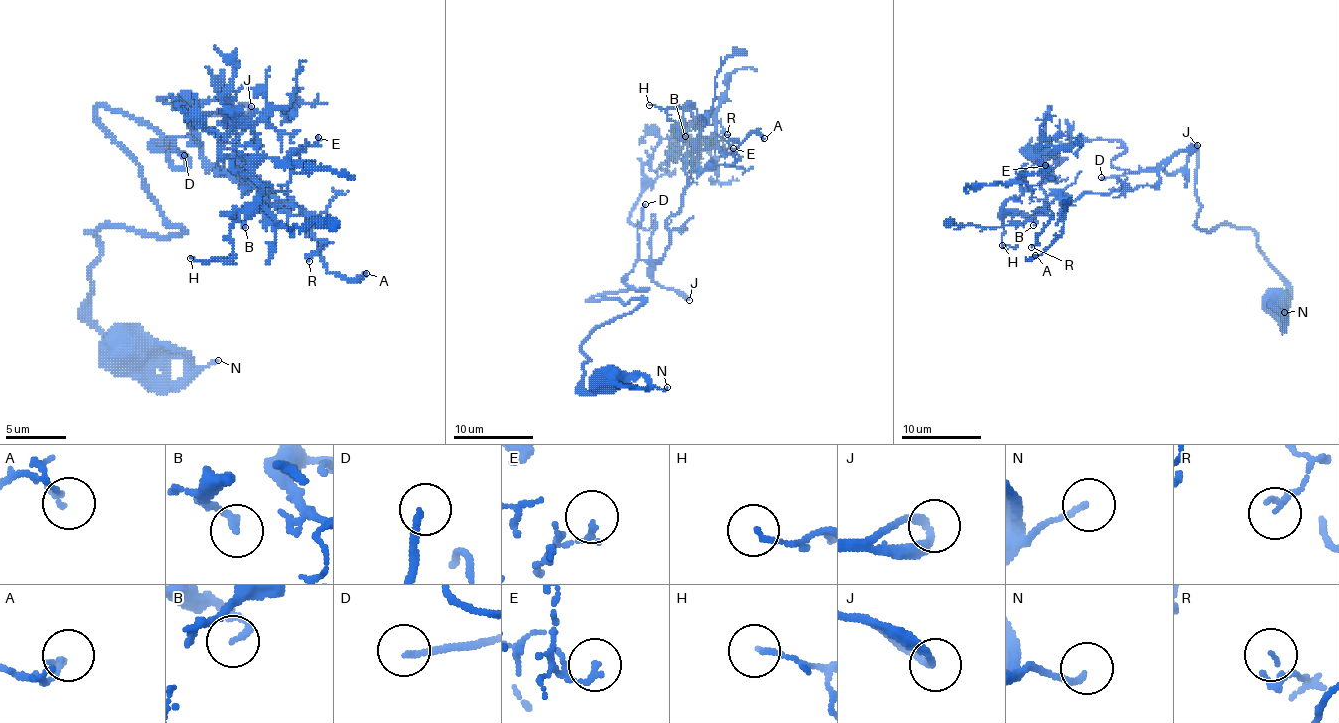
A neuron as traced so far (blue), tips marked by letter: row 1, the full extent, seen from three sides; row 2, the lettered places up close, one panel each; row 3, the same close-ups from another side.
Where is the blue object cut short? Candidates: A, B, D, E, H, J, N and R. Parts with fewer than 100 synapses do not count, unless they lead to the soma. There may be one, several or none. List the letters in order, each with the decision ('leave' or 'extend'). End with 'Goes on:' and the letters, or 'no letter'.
A: leave
B: leave
D: extend
E: leave
H: leave
J: leave
N: leave
R: leave
Goes on: D

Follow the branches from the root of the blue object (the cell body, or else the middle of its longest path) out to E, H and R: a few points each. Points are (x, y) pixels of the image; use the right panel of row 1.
E: (1272, 305), (1288, 289), (1256, 235), (1197, 225), (1197, 145), (1153, 185), (1016, 223), (1014, 181), (1045, 165)
H: (1272, 305), (1288, 289), (1256, 235), (1197, 225), (1197, 145), (1153, 185), (1008, 211), (1002, 245)
R: (1272, 305), (1288, 289), (1256, 235), (1197, 225), (1197, 145), (1153, 185), (1053, 199), (1031, 247)

